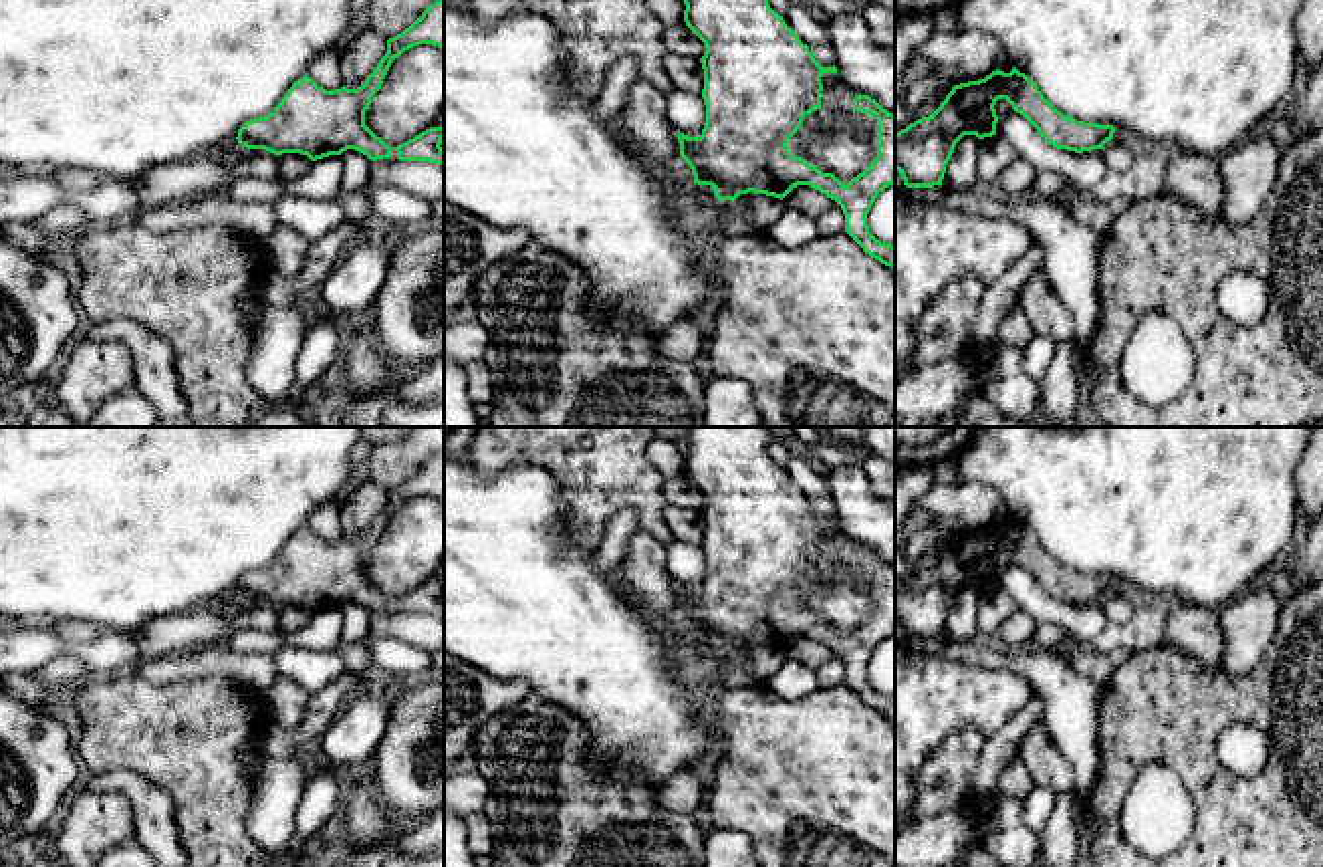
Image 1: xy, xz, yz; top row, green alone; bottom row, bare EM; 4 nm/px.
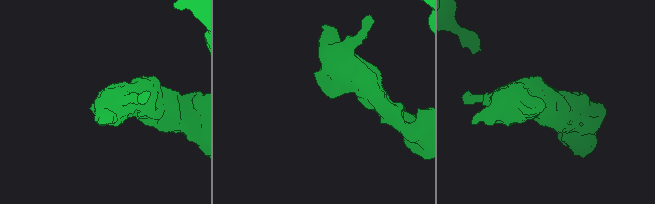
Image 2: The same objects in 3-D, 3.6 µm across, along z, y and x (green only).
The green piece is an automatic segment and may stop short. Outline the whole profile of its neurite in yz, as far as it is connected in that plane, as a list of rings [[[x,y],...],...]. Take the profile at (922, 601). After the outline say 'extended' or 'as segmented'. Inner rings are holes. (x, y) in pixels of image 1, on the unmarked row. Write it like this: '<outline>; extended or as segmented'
[[[1016,518],[954,536],[940,559],[895,587],[895,621],[906,639],[942,637],[946,617],[964,587],[996,587],[996,552],[1006,550],[1053,599],[1075,605],[1103,601],[1113,577],[1085,575],[1057,563]]]; as segmented

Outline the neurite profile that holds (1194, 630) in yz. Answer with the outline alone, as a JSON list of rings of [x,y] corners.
[[[1186,601],[1168,603],[1162,645],[1190,655],[1208,673],[1220,671],[1226,649],[1220,611]]]

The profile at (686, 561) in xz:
[[[672,540],[666,546],[666,556],[670,563],[670,575],[676,585],[684,585],[688,589],[700,589],[706,575],[706,556],[702,546]]]

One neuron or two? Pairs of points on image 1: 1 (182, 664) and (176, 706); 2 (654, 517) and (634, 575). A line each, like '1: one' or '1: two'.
1: two
2: two

